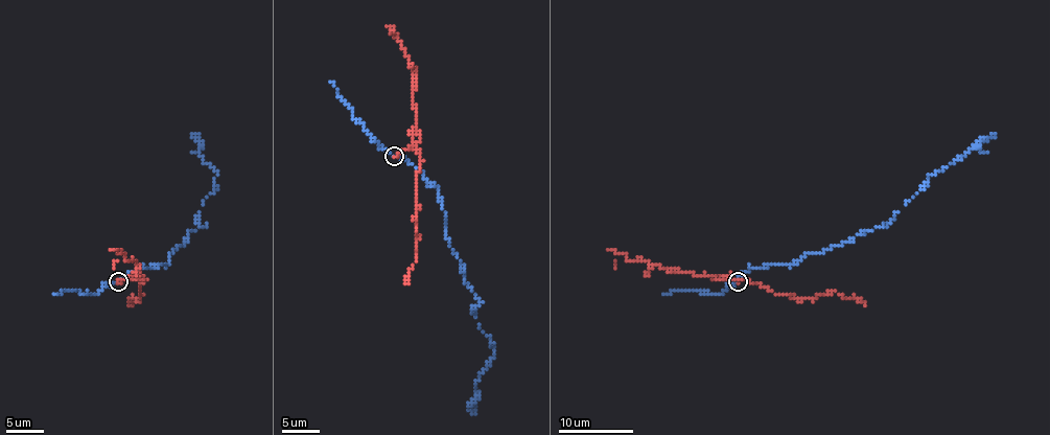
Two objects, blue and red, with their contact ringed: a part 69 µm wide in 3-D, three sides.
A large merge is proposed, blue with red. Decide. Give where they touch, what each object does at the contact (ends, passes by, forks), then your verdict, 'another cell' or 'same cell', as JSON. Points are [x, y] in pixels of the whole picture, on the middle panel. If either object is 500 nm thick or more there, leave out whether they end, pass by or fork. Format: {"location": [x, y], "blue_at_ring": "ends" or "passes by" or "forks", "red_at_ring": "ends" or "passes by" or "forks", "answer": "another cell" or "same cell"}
{"location": [394, 156], "blue_at_ring": "ends", "red_at_ring": "ends", "answer": "another cell"}

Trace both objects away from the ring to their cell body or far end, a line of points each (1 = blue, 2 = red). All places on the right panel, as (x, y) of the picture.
1: (737, 282), (752, 267), (795, 264), (810, 252), (884, 226), (929, 176), (995, 135)
2: (737, 282), (726, 278), (748, 280), (774, 293), (813, 301), (836, 292), (843, 297), (857, 297), (864, 304)

